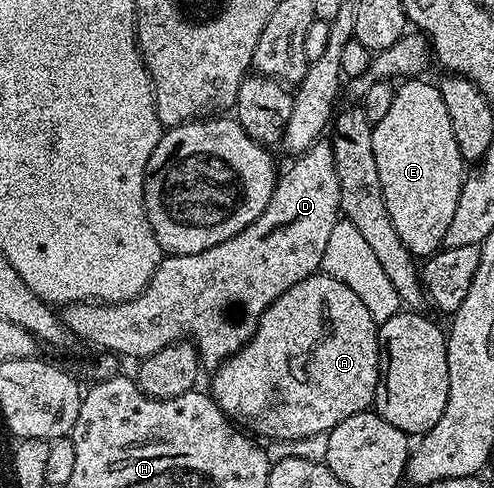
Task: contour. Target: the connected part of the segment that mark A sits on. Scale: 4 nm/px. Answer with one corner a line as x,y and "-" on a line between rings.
318,271
312,277
295,283
295,287
291,287
283,295
279,295
279,299
275,299
275,303
271,303
271,307
267,307
267,311
263,311
252,339
238,353
232,353
229,358
212,370
213,389
211,388
211,396
219,408
228,415
230,421
258,438
270,437
269,441
273,443
278,441
293,442
307,436
328,434
329,430
335,428
339,423
343,423
343,419
351,419
351,415
366,412
373,404
377,384
381,378
381,348
377,338
378,324
371,315
371,311
367,311
363,299
359,299
359,295
355,295
355,291
351,291
351,287
339,283
339,279
331,279
325,273

